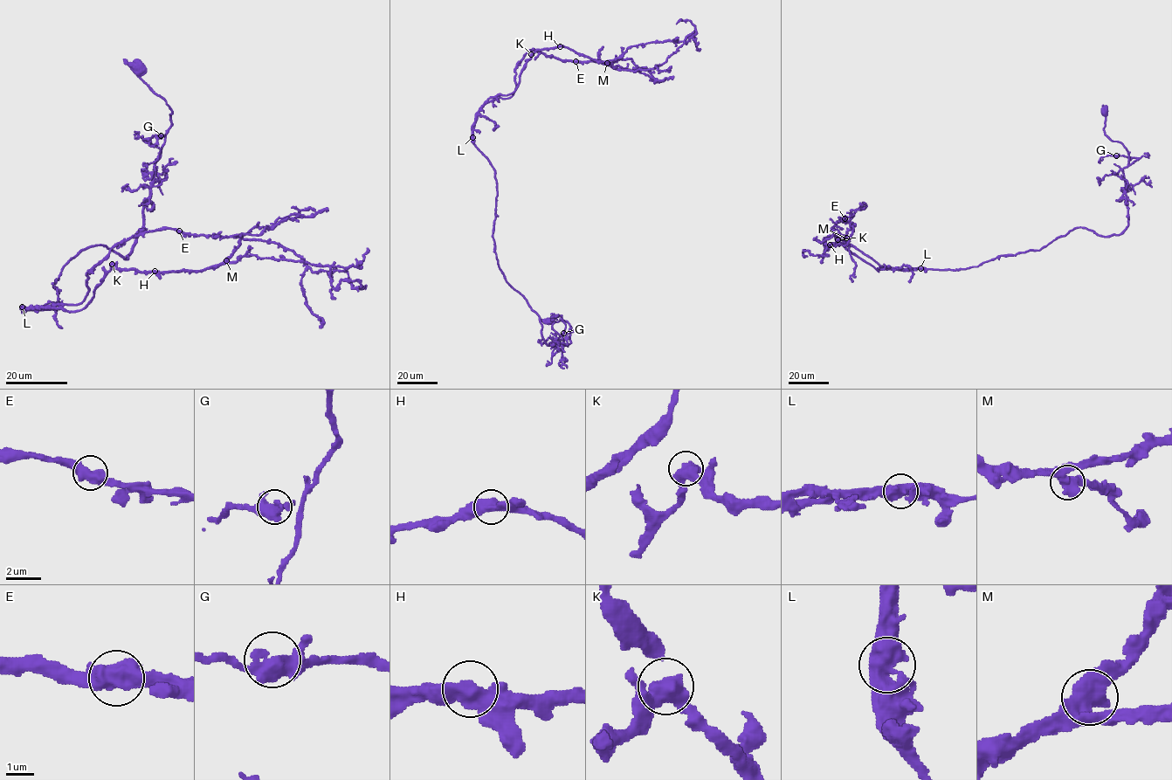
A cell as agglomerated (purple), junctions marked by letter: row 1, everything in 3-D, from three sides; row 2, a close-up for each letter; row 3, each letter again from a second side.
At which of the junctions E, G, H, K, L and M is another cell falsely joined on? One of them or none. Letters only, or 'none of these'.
L

